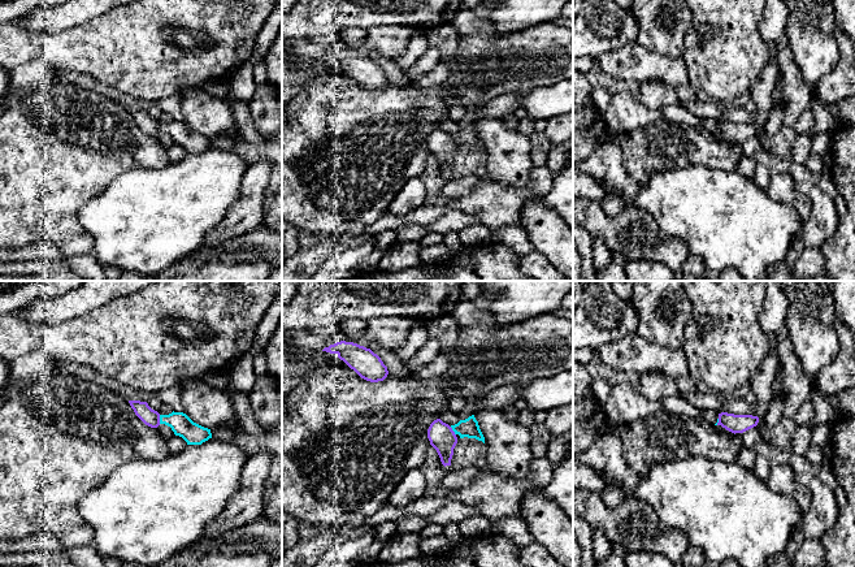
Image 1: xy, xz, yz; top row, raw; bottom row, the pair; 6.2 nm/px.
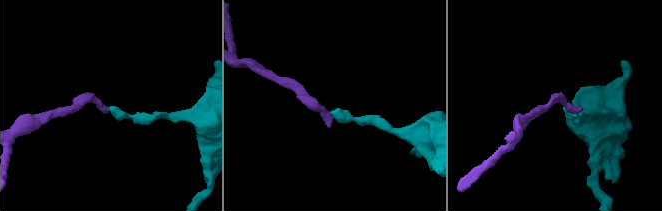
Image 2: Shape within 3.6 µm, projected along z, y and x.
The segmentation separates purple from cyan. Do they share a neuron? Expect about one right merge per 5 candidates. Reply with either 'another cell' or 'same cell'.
another cell

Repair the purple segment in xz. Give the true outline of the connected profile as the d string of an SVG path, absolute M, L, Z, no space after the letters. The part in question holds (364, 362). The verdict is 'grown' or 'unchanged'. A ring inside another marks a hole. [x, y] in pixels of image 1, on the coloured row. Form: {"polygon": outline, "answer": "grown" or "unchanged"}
{"polygon": "M340 341L325 347L322 351L337 354L340 360L366 381L383 381L389 375L387 367L381 358L370 349L357 343Z", "answer": "unchanged"}

